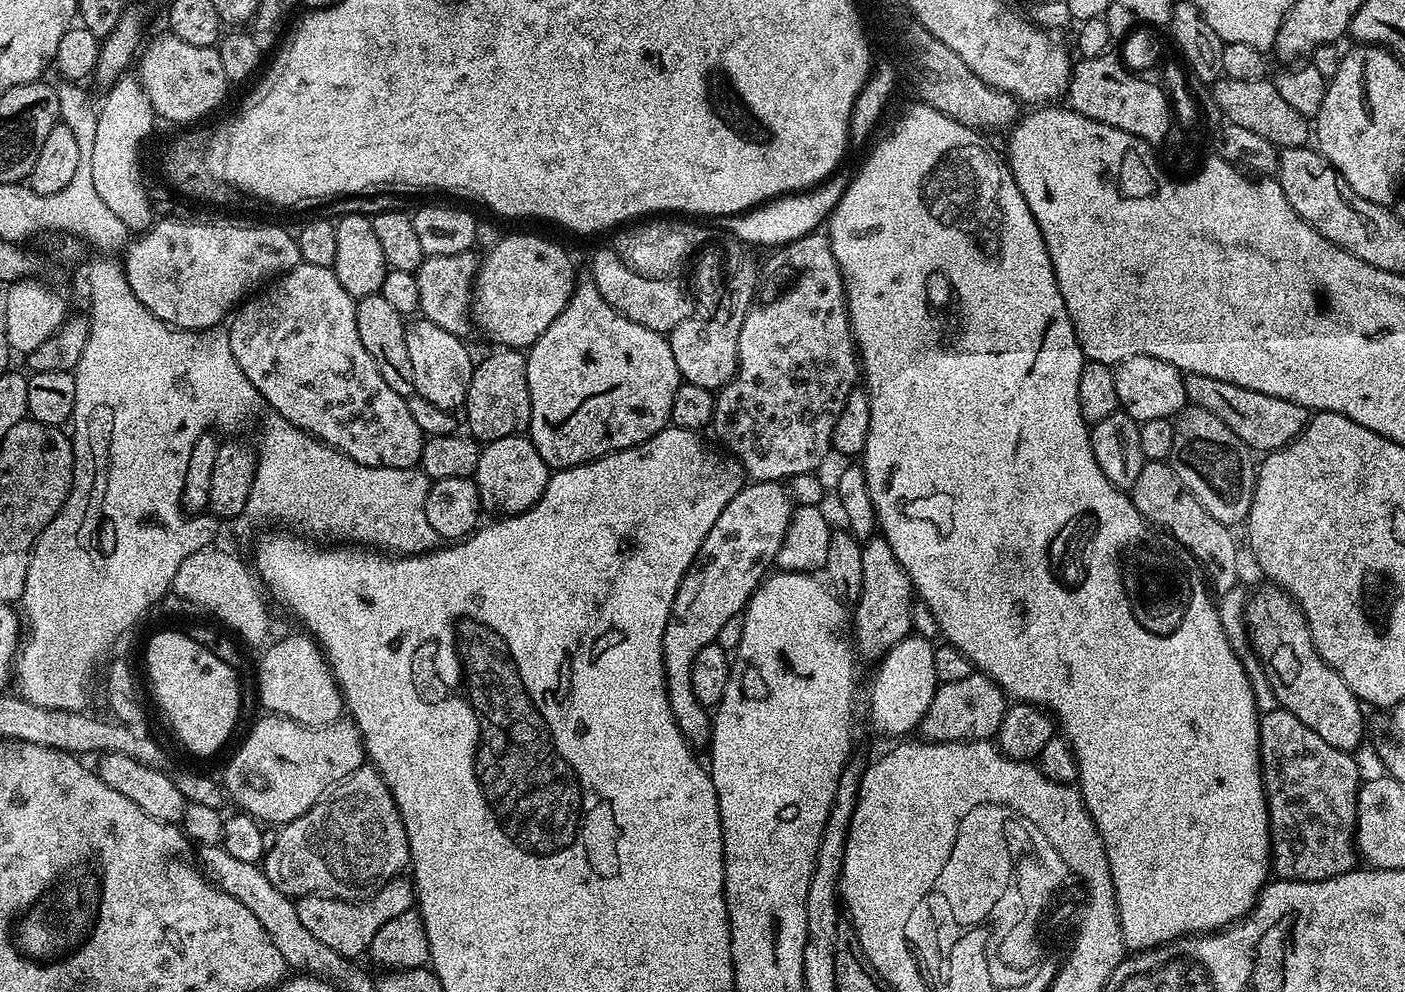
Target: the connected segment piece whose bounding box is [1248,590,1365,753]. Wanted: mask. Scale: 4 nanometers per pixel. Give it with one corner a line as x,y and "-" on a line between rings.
1283,590
1271,591
1260,592
1249,602
1248,632
1256,643
1257,654
1268,660
1268,680
1276,695
1275,703
1310,726
1330,746
1355,753
1364,740
1365,709
1361,701
1318,654
1300,605

